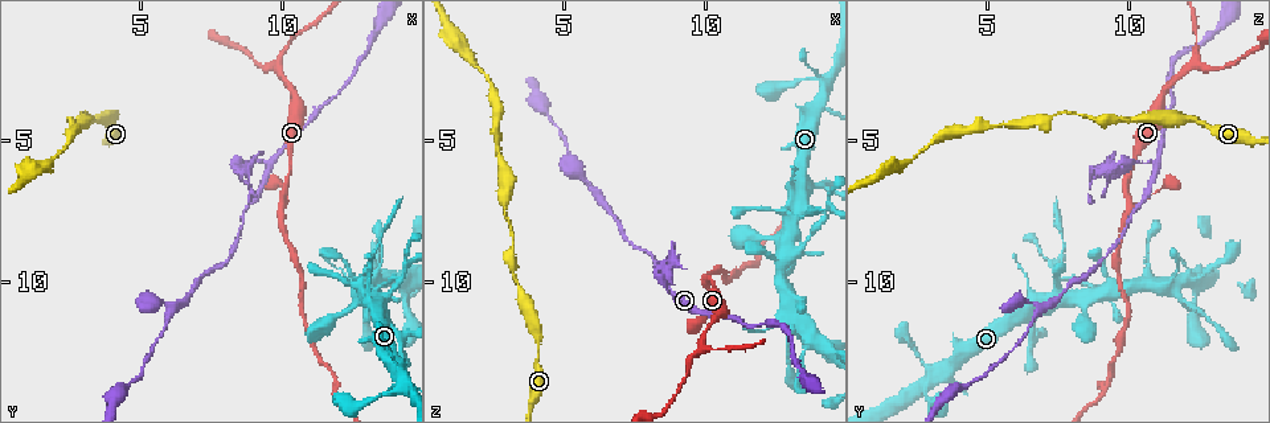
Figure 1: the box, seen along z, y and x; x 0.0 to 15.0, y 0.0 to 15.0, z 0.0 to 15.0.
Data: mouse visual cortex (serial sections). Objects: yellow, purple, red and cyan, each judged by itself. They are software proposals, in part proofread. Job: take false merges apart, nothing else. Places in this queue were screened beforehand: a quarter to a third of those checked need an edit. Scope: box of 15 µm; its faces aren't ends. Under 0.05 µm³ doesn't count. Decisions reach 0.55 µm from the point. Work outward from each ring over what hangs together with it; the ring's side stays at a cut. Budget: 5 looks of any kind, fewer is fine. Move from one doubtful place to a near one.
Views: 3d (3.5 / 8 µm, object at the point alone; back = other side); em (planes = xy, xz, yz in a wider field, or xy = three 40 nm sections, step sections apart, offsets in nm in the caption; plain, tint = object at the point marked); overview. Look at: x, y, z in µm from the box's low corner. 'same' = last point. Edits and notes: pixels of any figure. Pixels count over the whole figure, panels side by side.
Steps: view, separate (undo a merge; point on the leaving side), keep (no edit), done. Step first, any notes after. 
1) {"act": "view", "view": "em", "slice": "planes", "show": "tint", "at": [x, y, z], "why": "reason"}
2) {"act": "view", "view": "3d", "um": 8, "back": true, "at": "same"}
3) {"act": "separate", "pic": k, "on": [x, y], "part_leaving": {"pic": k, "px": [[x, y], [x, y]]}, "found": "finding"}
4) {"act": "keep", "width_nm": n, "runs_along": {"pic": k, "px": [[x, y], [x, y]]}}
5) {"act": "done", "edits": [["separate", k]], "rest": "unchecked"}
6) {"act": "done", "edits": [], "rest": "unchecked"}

{"act": "view", "view": "3d", "um": 3.5, "at": [10.0, 7.2, 10.1], "why": "a fork"}

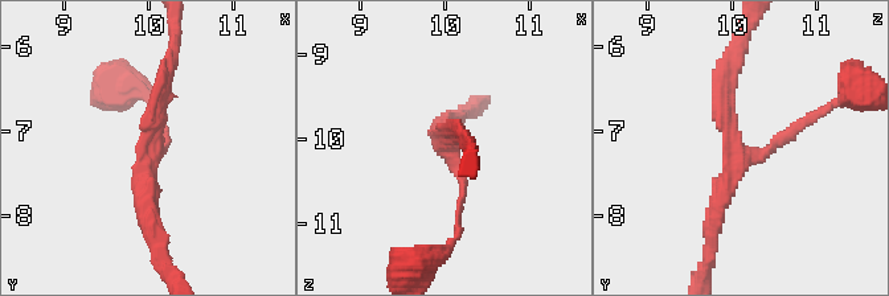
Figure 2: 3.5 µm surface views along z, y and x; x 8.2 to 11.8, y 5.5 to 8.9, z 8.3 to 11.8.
{"act": "view", "view": "em", "slice": "xy", "step": 3, "show": "plain", "at": [10.00, 7.35, 10.05], "arms": 3, "arm_widths_nm": [100, 200, 250], "why": "now the EM"}

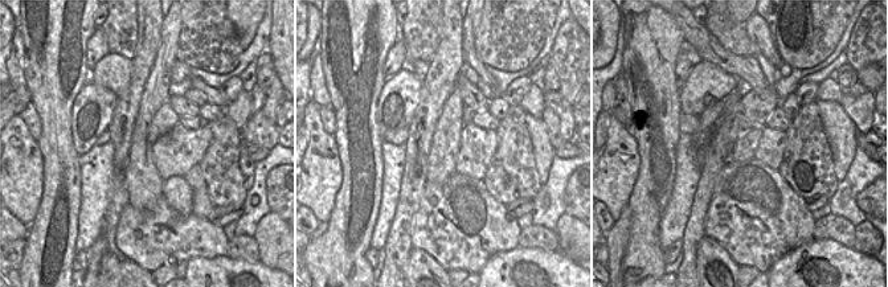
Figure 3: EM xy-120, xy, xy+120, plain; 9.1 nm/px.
{"act": "view", "view": "em", "slice": "xy", "step": 3, "show": "tint", "at": "same", "why": "with the object marked"}

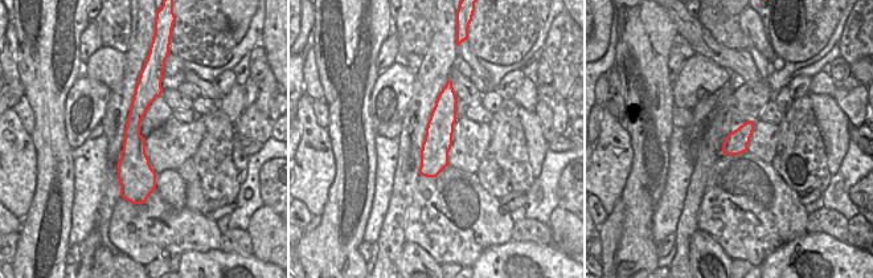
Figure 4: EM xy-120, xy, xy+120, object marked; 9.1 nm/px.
{"act": "keep", "runs_along": {"pic": 4, "px": [[148, 85], [132, 123], [132, 196]]}, "found": "continuous, no second cell"}

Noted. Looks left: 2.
{"act": "view", "view": "3d", "um": 8, "at": [9.7, 5.8, 11.0], "why": "three-way junction"}

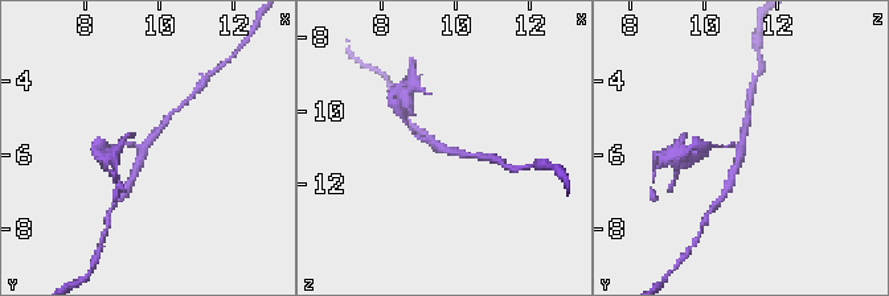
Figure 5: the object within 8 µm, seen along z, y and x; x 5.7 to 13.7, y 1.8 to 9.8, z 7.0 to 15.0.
{"act": "view", "view": "em", "slice": "xy", "step": 2, "show": "tint", "at": [9.6, 5.8, 11.1], "arms": 3, "arm_widths_nm": [100, 200, 200], "why": "shape alone is not enough"}

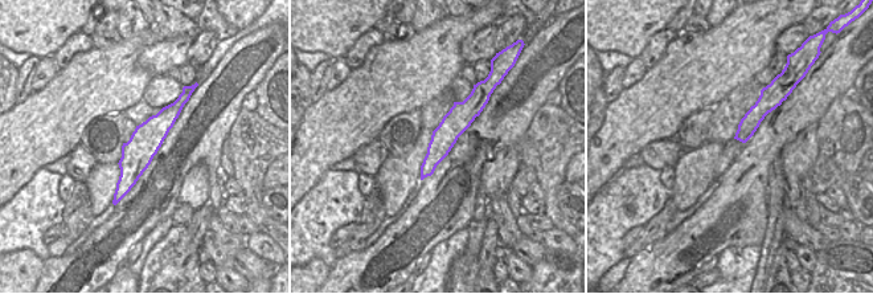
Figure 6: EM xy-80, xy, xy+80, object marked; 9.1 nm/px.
{"act": "keep", "runs_along": {"pic": 5, "px": [[131, 181], [144, 147], [168, 116]]}, "found": "one cell here"}

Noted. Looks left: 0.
{"act": "done", "edits": [], "rest": "unchecked"}

